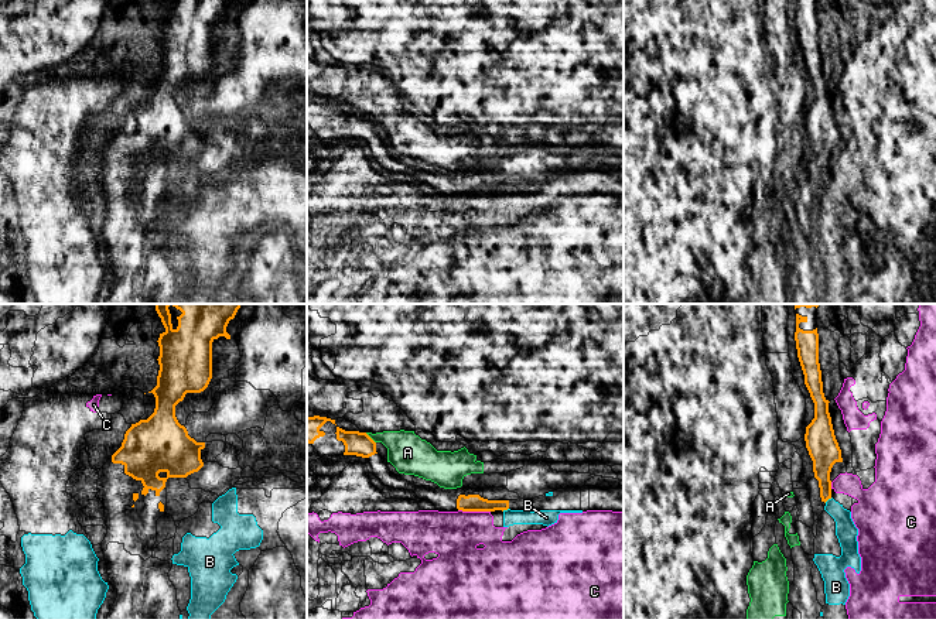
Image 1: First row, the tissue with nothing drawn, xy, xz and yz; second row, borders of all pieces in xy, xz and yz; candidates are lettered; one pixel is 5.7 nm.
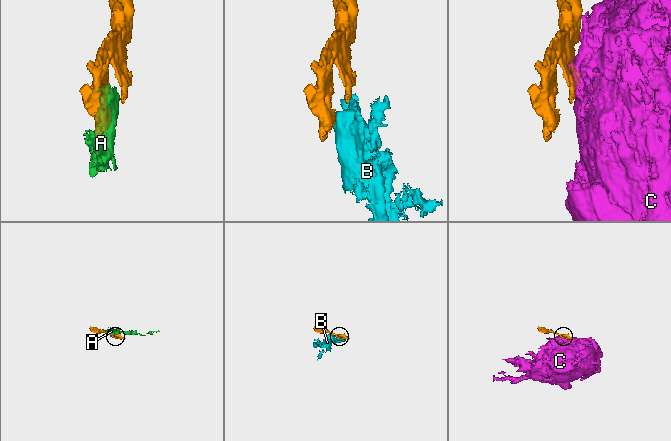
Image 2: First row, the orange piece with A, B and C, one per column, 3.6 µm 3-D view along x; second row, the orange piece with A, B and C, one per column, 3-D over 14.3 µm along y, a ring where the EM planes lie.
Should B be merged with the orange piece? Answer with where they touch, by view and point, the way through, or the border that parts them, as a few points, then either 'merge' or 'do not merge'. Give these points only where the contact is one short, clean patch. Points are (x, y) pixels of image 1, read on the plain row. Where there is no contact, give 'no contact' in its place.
contact yz (827, 183); border yz (832, 181), (825, 185); do not merge

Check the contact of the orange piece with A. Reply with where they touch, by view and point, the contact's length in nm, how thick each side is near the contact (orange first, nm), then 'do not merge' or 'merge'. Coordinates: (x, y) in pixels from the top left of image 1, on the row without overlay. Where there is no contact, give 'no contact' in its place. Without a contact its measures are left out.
meets orange in xz at (371, 122); contact 90 nm long; 140 nm thick on the orange side, 220 nm on the other; do not merge

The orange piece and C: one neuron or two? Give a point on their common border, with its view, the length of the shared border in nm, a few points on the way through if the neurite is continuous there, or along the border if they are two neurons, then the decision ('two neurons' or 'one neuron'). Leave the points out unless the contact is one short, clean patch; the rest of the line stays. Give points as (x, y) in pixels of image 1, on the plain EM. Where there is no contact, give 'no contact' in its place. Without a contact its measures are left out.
meets orange in xz at (474, 194); contact 180 nm long; two neurons

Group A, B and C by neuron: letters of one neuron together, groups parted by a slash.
A / B C

